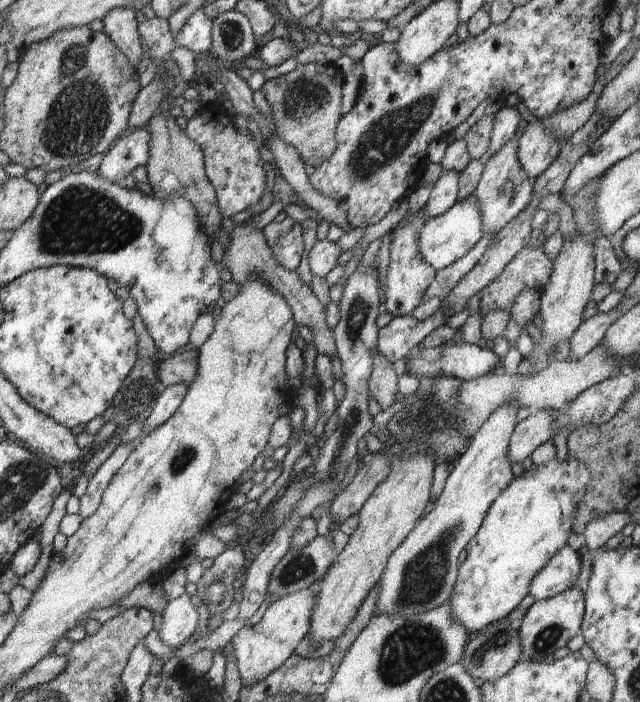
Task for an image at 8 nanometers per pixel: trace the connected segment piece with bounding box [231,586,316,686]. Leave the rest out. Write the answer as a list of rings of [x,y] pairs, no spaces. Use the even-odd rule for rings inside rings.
[[[309,586],[306,590],[283,596],[271,602],[260,622],[254,626],[251,624],[245,625],[238,630],[231,642],[242,686],[252,686],[252,684],[262,682],[262,680],[268,678],[271,672],[278,670],[294,654],[294,650],[298,648],[300,642],[306,641],[315,602],[316,590]]]

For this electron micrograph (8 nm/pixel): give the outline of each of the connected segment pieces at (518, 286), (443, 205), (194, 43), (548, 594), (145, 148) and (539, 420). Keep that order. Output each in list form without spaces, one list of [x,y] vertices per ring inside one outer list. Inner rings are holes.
[[[542,247],[522,248],[504,268],[504,272],[492,284],[488,284],[480,291],[481,315],[486,316],[488,312],[494,312],[494,310],[508,310],[510,313],[518,295],[524,289],[534,289],[541,293],[546,288],[546,284],[550,282],[553,264],[554,261],[552,262]]]
[[[445,171],[432,188],[430,197],[424,206],[428,216],[436,217],[444,214],[446,210],[450,210],[452,205],[458,200],[459,189],[458,172]]]
[[[201,9],[196,10],[181,30],[172,34],[177,48],[188,48],[193,53],[210,53],[212,25],[212,19],[209,19]]]
[[[570,545],[552,556],[552,560],[534,576],[530,582],[529,594],[537,600],[549,599],[576,586],[581,570],[580,552]]]
[[[136,129],[120,138],[107,150],[99,174],[112,183],[128,176],[136,166],[144,166],[149,157],[150,134],[146,129]]]
[[[552,409],[539,410],[519,421],[508,443],[508,458],[511,462],[523,462],[532,452],[554,438]]]

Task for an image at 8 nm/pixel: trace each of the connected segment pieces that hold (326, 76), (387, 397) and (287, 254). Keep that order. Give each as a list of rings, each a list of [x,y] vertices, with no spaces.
[[[302,64],[276,78],[267,78],[262,94],[272,110],[276,136],[300,154],[304,164],[316,168],[336,152],[336,129],[340,122],[345,74],[334,65]]]
[[[378,350],[372,352],[372,372],[368,378],[369,396],[380,404],[380,410],[388,410],[397,401],[398,375],[394,365]]]
[[[288,216],[279,223],[270,222],[261,230],[274,258],[292,272],[297,270],[304,252],[302,230],[301,224]]]

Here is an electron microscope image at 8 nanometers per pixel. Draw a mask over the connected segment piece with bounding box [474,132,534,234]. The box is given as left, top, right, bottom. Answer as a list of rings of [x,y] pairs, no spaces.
[[[516,132],[516,136],[512,140],[508,140],[508,144],[500,146],[500,150],[496,150],[496,154],[484,159],[484,172],[480,178],[480,182],[474,191],[474,196],[478,200],[478,208],[480,208],[480,216],[482,216],[482,228],[488,233],[497,233],[506,226],[518,213],[528,206],[532,199],[534,181],[520,166],[518,162],[518,138],[520,132]]]

